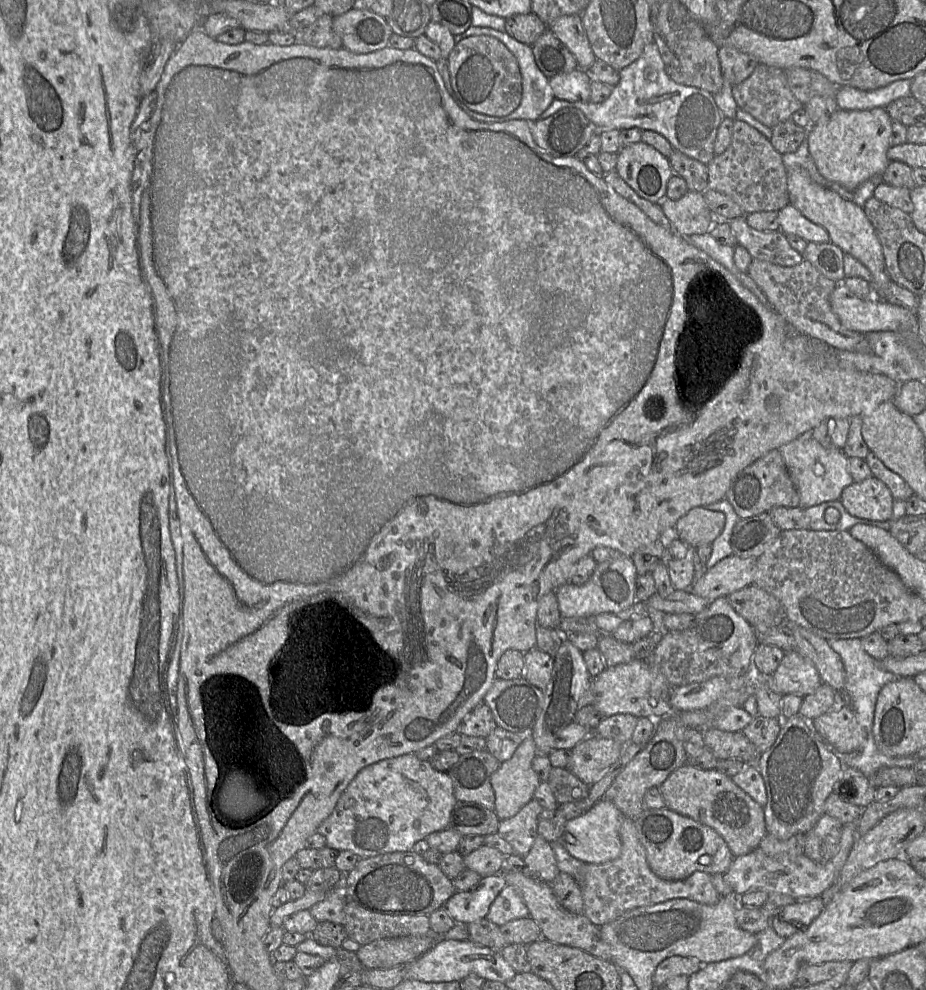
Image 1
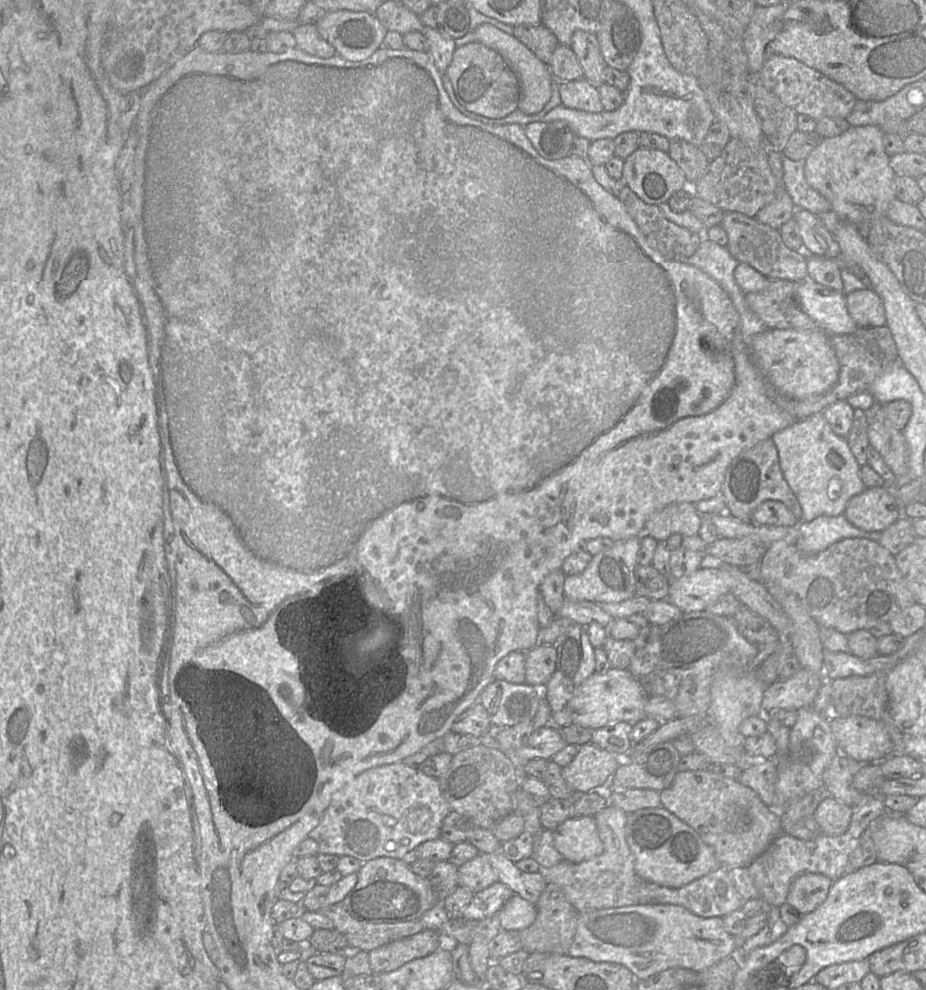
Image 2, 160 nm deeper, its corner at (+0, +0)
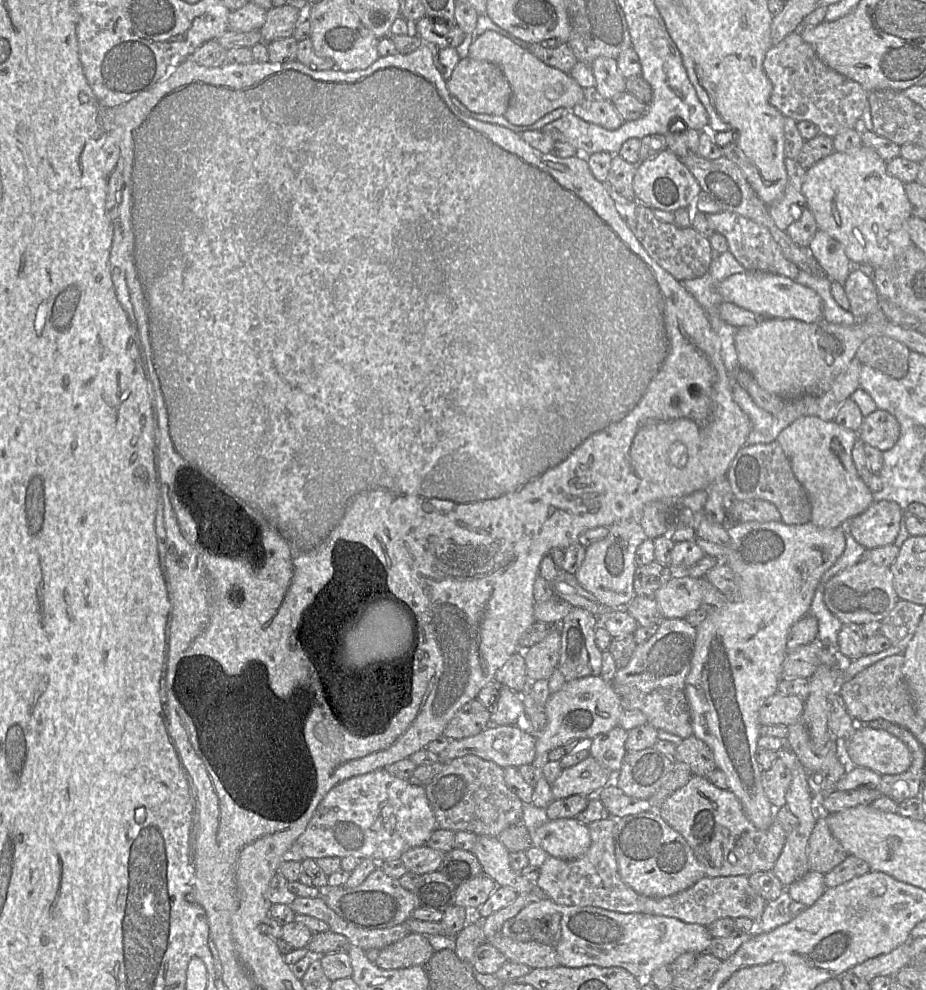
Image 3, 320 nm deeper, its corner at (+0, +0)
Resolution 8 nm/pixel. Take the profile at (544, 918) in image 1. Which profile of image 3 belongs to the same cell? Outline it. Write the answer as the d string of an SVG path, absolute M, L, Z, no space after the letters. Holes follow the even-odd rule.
M479 835L471 850L478 858L483 872L498 886L513 888L518 894L529 893L536 888L536 882L525 878L510 865L510 852L497 837Z

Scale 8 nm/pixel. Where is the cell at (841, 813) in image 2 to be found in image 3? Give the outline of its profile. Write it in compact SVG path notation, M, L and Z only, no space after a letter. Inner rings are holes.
M819 813L808 841L810 870L826 874L844 861L847 853L832 835L824 813Z

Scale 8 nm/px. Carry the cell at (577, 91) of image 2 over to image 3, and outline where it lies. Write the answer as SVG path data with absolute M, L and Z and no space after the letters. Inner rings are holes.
M589 92L588 98L575 105L570 111L576 116L606 129L617 129L624 122L612 102L598 97L596 92Z

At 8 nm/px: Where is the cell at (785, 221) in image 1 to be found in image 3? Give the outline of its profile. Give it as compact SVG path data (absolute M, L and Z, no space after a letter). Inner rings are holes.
M818 229L809 249L817 259L820 267L831 282L838 282L842 286L853 270L859 270L857 263L851 262L843 245L826 232Z

